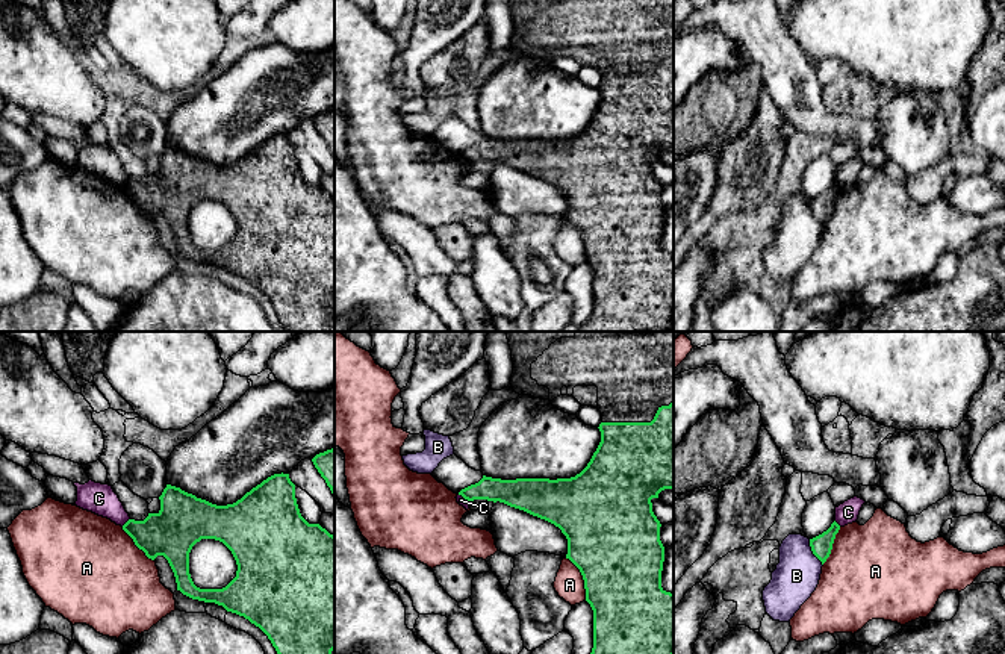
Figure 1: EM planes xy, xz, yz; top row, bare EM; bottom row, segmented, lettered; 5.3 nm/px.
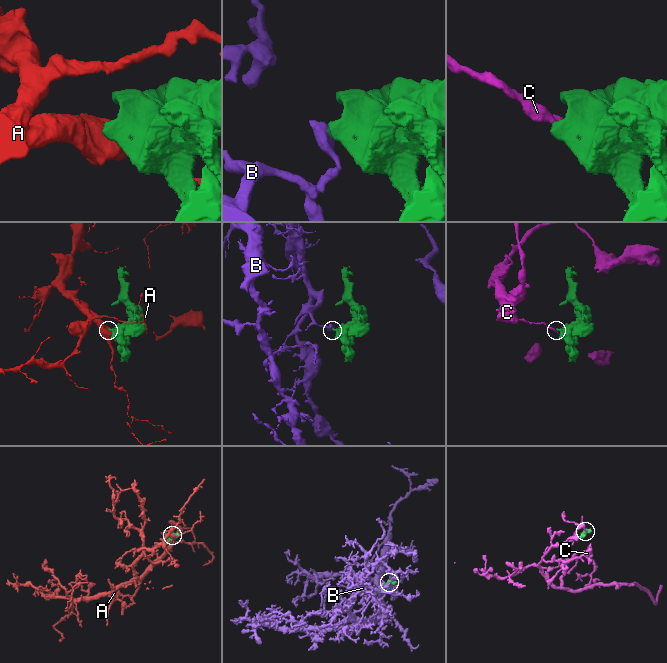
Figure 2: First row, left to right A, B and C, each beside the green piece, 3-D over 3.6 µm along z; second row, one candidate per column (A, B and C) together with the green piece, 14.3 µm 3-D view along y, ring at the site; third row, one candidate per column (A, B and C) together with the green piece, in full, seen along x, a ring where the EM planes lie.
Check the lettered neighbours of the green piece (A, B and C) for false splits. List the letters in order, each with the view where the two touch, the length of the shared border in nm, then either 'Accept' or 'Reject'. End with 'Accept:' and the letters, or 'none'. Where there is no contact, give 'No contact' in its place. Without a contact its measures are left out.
A: Touches green in xz. Shared border 260 nm. Reject
B: Touches green in yz. Shared border 160 nm. Reject
C: Touches green in xy. Shared border 60 nm. Reject
Accept: none

